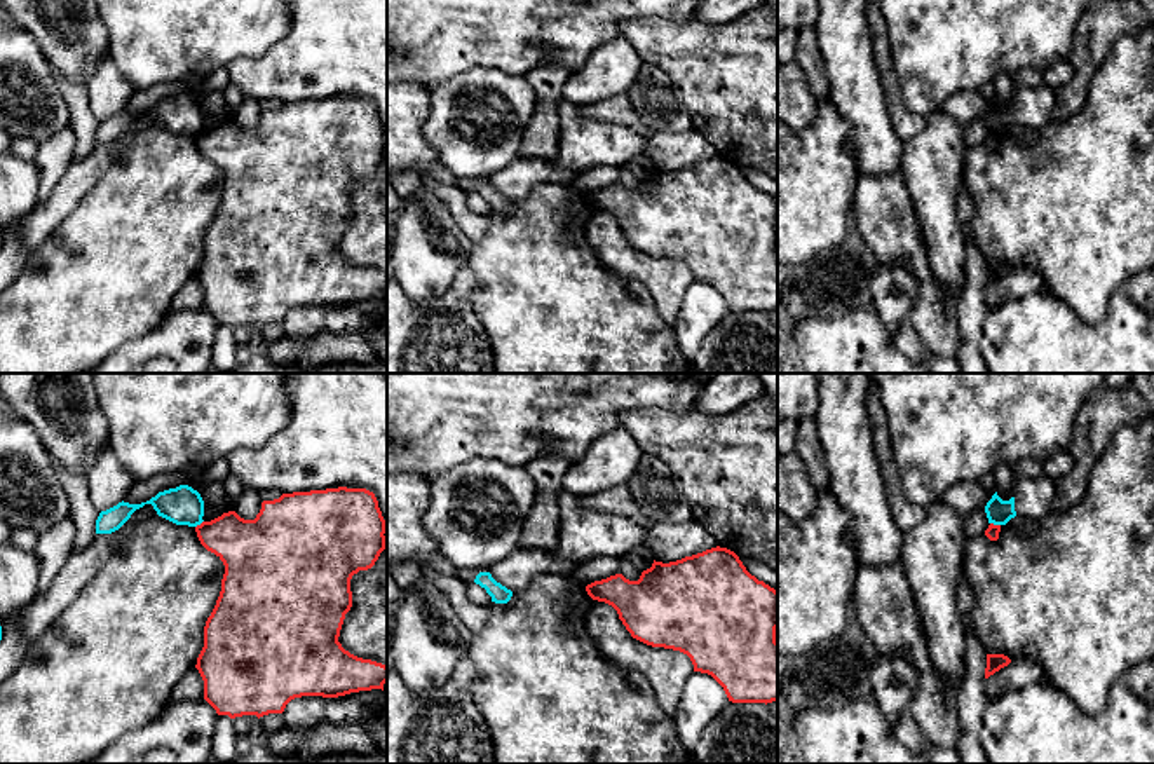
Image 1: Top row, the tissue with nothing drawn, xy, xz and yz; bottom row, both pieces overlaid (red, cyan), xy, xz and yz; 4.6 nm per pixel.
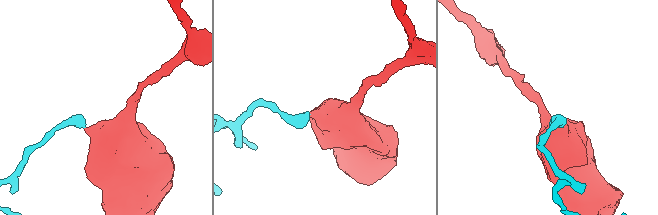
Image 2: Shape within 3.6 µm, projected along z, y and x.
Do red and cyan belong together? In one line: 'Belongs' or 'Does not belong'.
Does not belong

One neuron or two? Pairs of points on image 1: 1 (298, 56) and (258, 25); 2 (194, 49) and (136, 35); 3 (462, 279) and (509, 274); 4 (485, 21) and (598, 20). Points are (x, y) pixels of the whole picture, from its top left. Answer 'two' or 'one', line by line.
1: two
2: one
3: two
4: one

